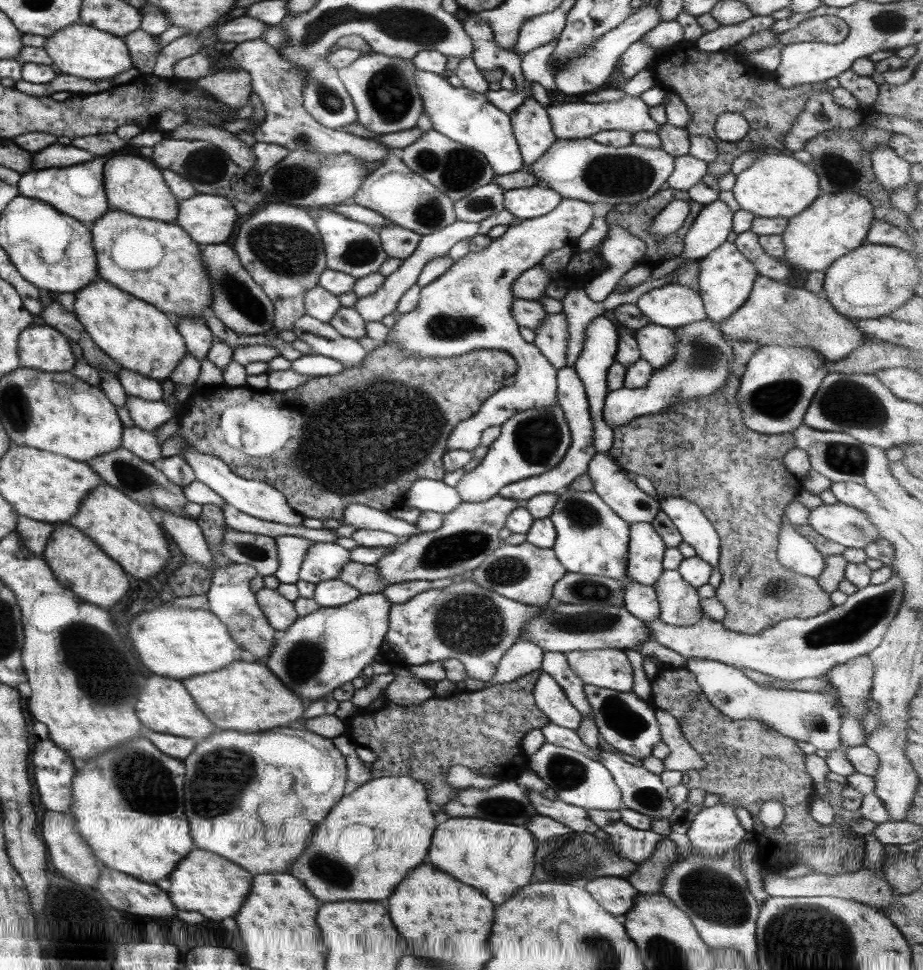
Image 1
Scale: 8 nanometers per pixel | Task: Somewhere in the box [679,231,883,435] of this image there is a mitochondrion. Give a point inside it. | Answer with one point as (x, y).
(777, 399)

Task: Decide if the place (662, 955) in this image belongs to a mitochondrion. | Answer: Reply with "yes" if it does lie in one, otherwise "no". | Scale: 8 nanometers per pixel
yes

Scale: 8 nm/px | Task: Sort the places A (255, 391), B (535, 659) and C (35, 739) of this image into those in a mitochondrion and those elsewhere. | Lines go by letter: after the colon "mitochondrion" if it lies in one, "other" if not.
A: other
B: other
C: other

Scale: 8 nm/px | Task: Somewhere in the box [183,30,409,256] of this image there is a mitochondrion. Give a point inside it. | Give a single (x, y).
(292, 176)

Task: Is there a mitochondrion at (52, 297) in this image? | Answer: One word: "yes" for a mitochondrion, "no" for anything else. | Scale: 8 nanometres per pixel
no

